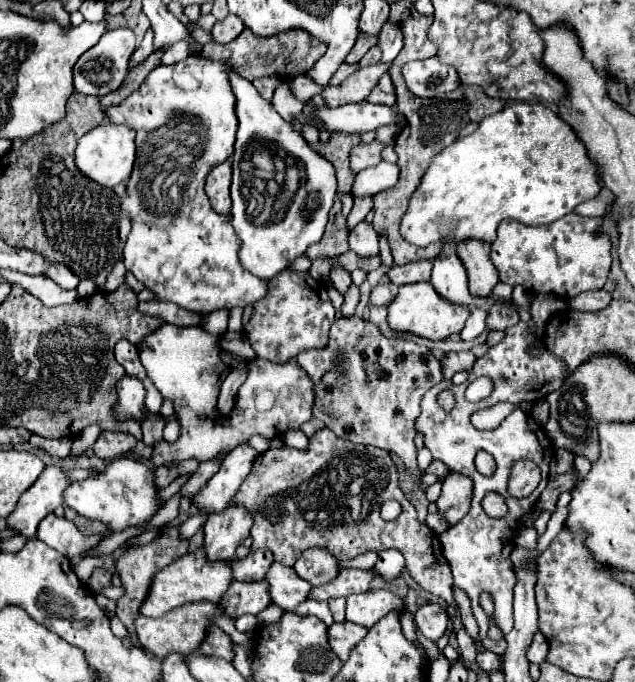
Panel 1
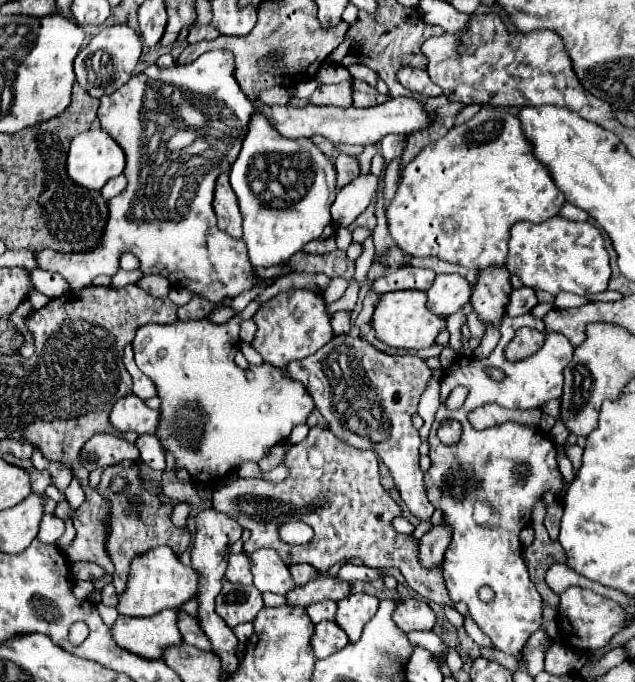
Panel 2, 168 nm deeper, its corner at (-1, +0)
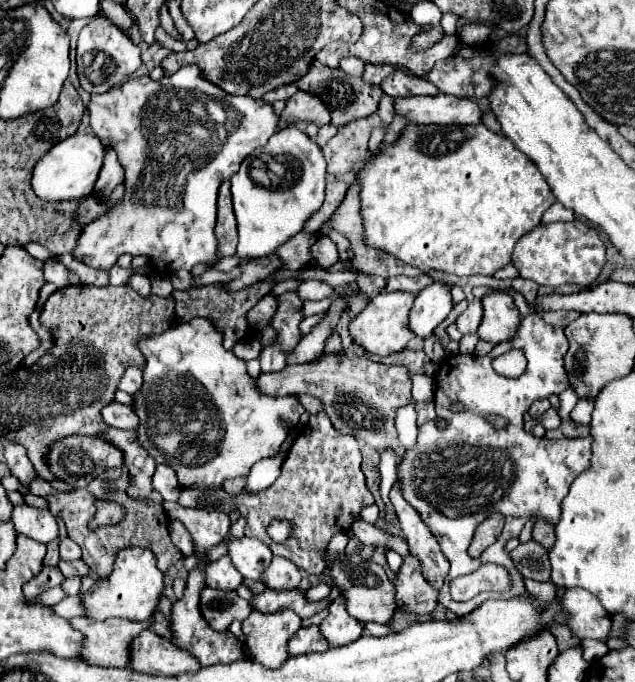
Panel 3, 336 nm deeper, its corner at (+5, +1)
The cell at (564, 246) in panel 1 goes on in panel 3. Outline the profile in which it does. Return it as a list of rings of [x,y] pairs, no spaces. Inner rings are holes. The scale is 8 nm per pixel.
[[[574,219],[570,223],[548,223],[538,225],[534,231],[528,231],[514,247],[512,265],[518,269],[520,277],[532,279],[538,285],[558,287],[564,283],[578,283],[578,285],[592,285],[602,267],[604,267],[604,253],[606,245],[594,227],[588,223]]]

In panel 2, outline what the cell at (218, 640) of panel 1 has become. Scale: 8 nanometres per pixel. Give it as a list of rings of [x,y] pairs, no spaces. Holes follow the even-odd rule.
[[[180,612],[178,614],[178,628],[182,632],[182,638],[186,644],[192,644],[196,648],[202,648],[202,650],[208,650],[210,652],[210,640],[208,636],[202,632],[202,628],[198,626],[198,620],[188,616],[186,612]]]

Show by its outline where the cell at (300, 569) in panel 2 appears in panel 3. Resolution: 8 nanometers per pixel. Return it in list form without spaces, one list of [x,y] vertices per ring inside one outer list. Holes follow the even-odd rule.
[[[274,557],[268,569],[264,569],[264,575],[260,577],[266,589],[296,589],[300,583],[300,571],[294,563],[290,563],[284,557]]]

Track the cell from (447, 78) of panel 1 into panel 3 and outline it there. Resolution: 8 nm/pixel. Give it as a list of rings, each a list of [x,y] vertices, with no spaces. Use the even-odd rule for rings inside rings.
[[[396,71],[396,73],[388,75],[380,83],[380,89],[392,99],[414,97],[414,95],[438,95],[438,89],[436,89],[434,83],[430,83],[428,79],[406,75],[402,71]]]

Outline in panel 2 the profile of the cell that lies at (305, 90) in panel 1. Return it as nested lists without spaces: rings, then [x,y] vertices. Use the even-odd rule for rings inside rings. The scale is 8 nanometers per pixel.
[[[330,64],[330,66],[322,66],[316,74],[318,82],[320,84],[338,84],[338,82],[344,82],[350,78],[348,70],[340,64]]]

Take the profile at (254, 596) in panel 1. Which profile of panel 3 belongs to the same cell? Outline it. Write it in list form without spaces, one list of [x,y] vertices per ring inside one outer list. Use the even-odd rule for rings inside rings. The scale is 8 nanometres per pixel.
[[[204,587],[200,591],[200,613],[214,631],[226,631],[234,619],[244,621],[252,613],[252,607],[236,591]]]

